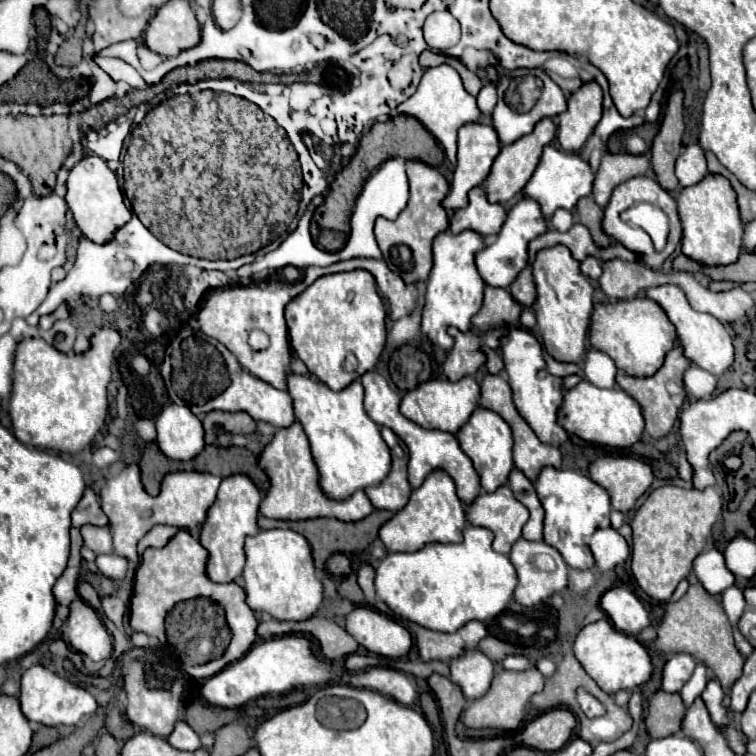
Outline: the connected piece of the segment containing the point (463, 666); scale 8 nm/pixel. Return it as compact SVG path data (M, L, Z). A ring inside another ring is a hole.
M479 649L463 651L461 657L449 663L449 669L451 669L449 679L461 687L461 691L469 701L485 695L495 673L493 661Z

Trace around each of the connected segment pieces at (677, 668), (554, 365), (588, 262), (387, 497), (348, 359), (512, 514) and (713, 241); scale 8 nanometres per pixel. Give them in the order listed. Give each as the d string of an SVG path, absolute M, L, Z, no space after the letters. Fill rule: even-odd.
M675 653L663 667L663 691L669 693L677 693L681 691L681 687L689 681L689 677L693 675L695 669L695 659L687 653Z
M544 346L543 356L547 365L547 370L551 371L553 375L557 375L557 377L567 377L567 375L572 375L578 372L577 364L556 361L546 352Z
M587 257L585 261L581 261L581 273L587 279L599 279L601 277L601 265L595 257Z
M393 455L393 467L387 479L377 487L367 487L365 493L375 505L375 509L387 509L387 511L399 511L405 507L411 495L411 485L407 481L407 457Z
M363 269L319 277L285 309L291 347L307 369L333 391L345 389L375 367L385 345L385 317L375 279Z
M507 485L493 493L481 493L467 507L467 521L475 527L485 527L495 533L493 549L509 553L513 543L521 537L521 529L529 519L529 511L519 503Z
M707 175L697 185L683 187L677 197L677 205L683 223L683 255L689 255L689 259L697 259L697 263L705 263L707 267L729 265L737 261L743 237L743 223L735 201L735 191L725 177Z

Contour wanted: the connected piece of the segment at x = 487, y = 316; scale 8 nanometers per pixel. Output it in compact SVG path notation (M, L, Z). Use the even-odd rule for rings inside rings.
M485 287L485 299L481 311L473 317L473 329L491 331L495 327L519 325L521 305L509 295L507 289Z

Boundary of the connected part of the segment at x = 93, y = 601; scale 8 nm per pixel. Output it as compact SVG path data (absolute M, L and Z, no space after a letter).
M81 581L81 583L77 585L77 593L79 593L79 597L81 597L83 601L87 601L91 607L95 607L95 609L101 609L99 595L97 595L97 591L91 587L91 583L87 583L87 581Z

